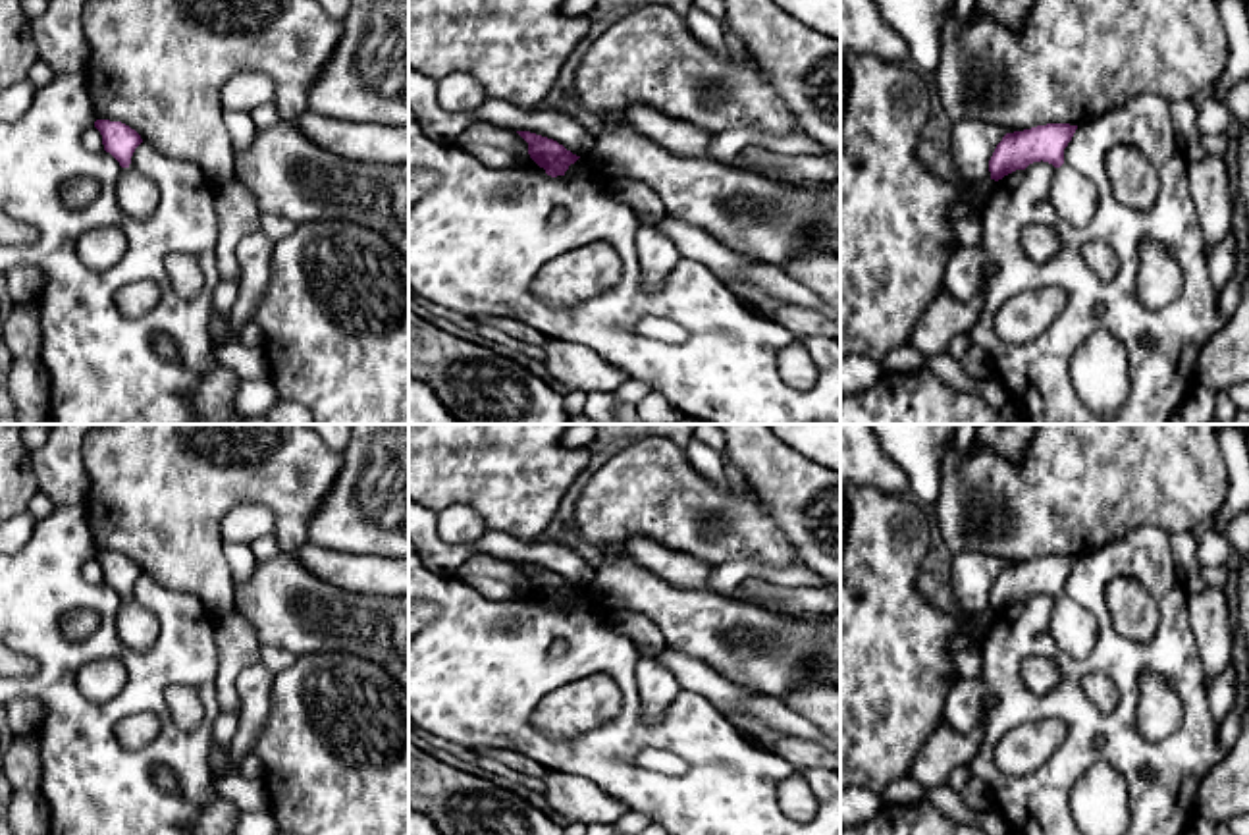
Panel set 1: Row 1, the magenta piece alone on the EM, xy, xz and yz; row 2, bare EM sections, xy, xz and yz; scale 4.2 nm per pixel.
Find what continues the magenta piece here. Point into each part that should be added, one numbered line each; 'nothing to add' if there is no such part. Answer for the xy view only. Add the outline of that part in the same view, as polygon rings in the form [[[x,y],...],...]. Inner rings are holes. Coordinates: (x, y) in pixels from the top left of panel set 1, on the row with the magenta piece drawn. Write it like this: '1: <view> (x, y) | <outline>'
1: xy (137, 195) | [[[123,168],[118,179],[116,197],[125,214],[131,218],[152,216],[160,195],[154,183],[133,168]]]

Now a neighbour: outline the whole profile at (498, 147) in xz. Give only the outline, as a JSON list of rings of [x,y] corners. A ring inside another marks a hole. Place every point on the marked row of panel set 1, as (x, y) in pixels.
[[[488,121],[468,125],[455,145],[493,170],[524,166],[530,160],[528,143],[515,129]]]

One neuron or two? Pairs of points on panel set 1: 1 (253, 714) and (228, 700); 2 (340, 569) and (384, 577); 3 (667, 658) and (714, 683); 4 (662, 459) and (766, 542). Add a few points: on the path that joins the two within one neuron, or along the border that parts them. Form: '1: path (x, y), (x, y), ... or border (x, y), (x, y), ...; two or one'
1: border (255, 664), (249, 664), (236, 679), (238, 710); two
2: path (351, 571), (372, 575); one
3: path (679, 662), (702, 679); one
4: path (687, 484), (710, 508), (721, 508), (741, 521); one

